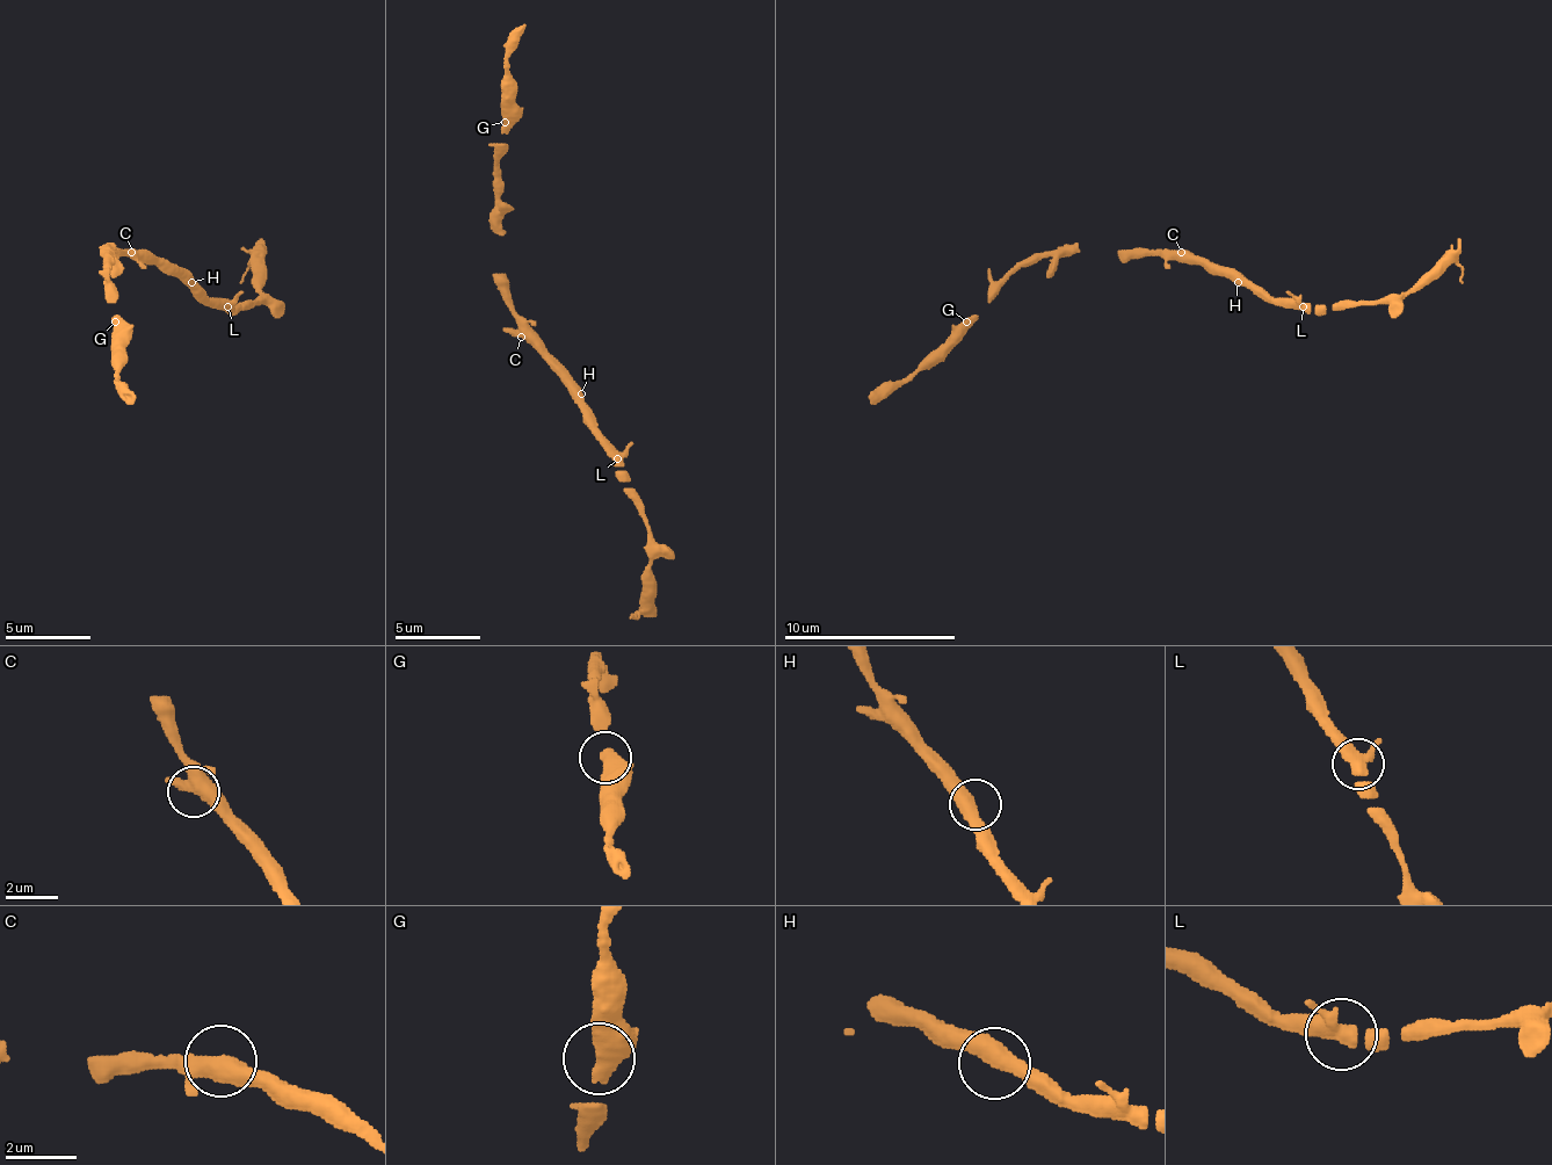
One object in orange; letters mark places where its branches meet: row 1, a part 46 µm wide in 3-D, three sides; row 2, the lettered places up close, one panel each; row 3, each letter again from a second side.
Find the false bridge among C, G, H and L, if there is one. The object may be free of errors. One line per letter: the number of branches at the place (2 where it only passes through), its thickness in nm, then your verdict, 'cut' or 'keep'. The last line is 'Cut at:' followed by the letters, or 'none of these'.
C: 3 branches meet; 440 nm thick; keep
G: 1 branches meet; 650 nm thick; keep
H: 2 branches meet; 460 nm thick; keep
L: 3 branches meet; 380 nm thick; keep
Cut at: none of these

